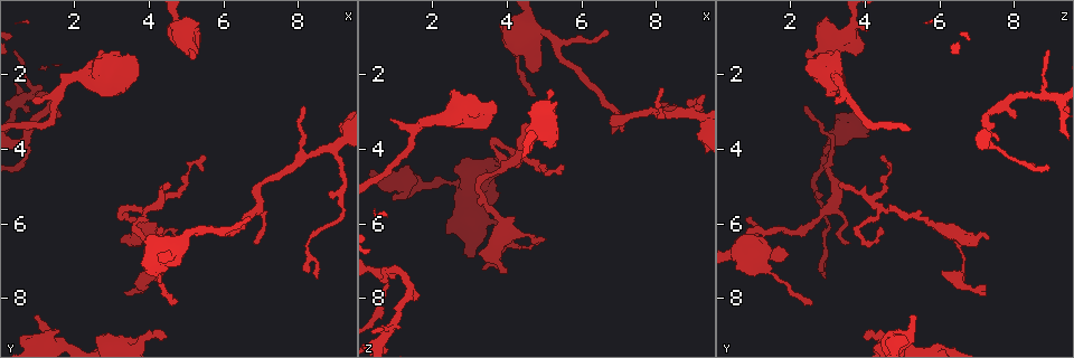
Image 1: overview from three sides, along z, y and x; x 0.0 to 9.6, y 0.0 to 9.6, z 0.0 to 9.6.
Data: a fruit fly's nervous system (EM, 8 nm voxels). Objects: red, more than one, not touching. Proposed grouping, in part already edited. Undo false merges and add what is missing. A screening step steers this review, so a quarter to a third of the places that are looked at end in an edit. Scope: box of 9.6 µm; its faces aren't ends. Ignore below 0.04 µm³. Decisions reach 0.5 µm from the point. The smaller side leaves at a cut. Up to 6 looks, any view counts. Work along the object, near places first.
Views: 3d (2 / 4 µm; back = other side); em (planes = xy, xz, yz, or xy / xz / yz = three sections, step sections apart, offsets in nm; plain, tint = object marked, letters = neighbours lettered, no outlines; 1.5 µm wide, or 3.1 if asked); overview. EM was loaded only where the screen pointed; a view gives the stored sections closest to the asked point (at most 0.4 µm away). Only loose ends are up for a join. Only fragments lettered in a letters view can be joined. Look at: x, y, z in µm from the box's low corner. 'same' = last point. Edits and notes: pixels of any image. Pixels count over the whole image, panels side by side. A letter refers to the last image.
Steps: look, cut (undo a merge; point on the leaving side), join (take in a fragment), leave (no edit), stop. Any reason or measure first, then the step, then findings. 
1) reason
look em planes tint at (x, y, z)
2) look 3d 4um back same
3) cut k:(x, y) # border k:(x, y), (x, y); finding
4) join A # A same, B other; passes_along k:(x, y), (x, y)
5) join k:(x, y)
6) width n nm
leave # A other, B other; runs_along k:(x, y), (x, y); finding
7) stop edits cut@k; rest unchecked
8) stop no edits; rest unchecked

branch stops here
look 3d 4um at (0.95, 2.70, 3.25)

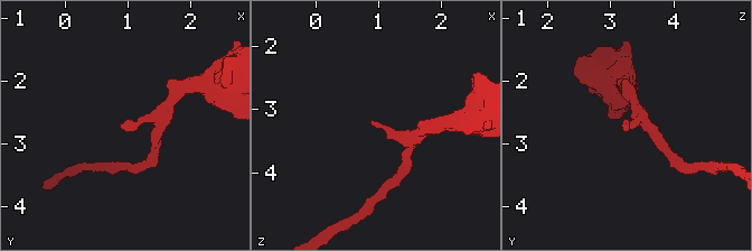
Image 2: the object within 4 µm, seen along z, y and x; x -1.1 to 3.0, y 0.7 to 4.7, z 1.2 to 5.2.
look em xy step 4 letters at (0.85, 2.65, 3.20)

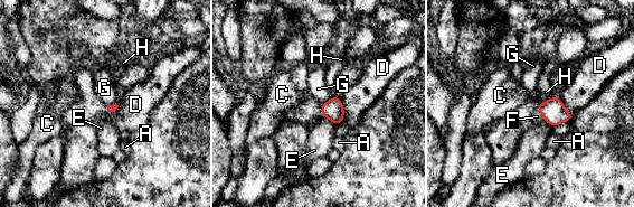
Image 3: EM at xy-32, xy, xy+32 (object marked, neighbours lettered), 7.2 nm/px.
longest_contact D 220 nm
leave # A other, C other, D other, E other, F other, G other, H other; no lettered fragment goes on from it

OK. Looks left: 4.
tapers out
look em planes plain at (6.75, 6.45, 3.55)

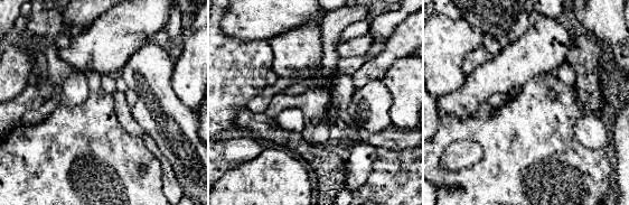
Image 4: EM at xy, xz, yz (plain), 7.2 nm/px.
look em planes letters same

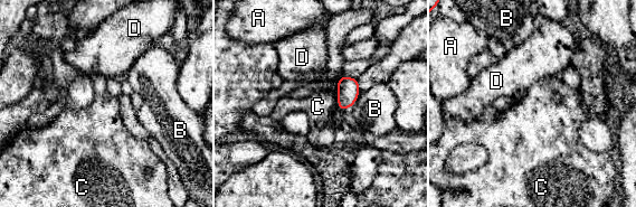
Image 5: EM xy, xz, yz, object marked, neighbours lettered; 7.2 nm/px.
leave # A other, B other, C other, D other; border 5:(337, 88), (338, 102); no lettered fragment goes on from it

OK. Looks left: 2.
an open end
look em yz step 4 tint at (4.45, 9.00, 3.95)

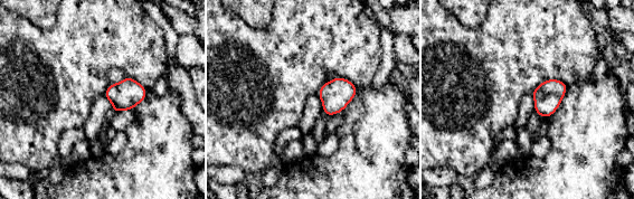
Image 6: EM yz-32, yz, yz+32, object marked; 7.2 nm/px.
cut it another way
look em planes letters same

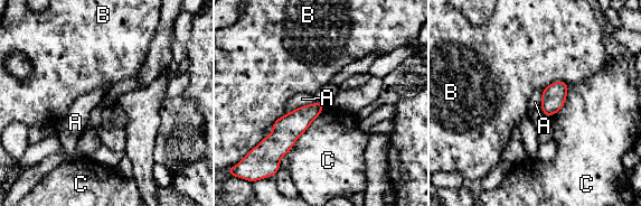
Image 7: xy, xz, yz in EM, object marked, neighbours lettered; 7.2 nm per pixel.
longest_contact C 460 nm
leave # A other, B other, C other; border 7:(318, 101), (300, 105), (284, 114); no lettered fragment goes on from it

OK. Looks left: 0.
stop no edits; rest unchecked

